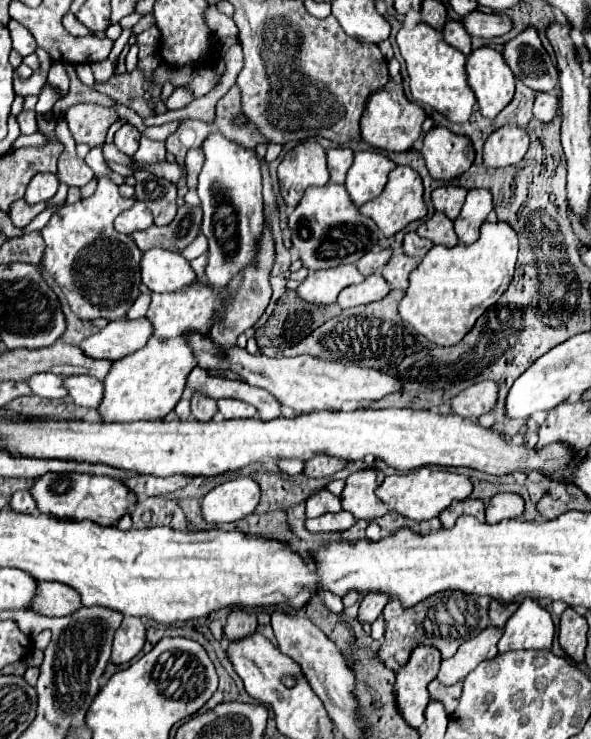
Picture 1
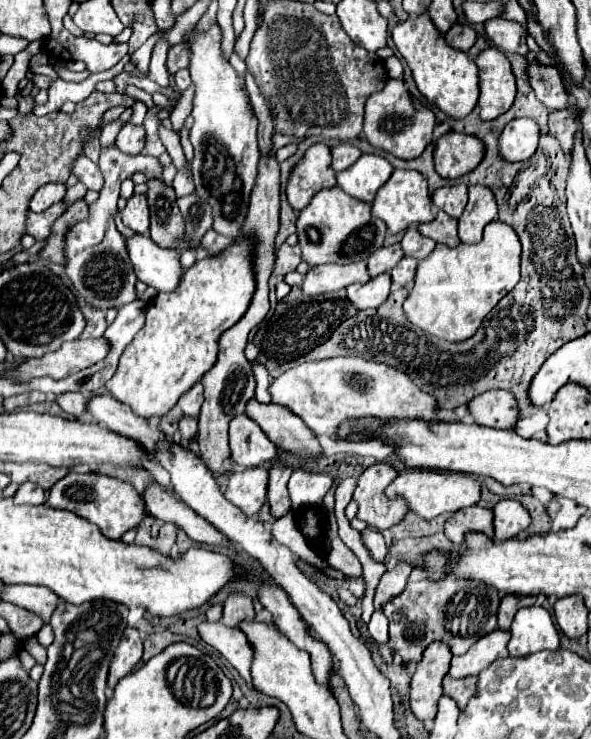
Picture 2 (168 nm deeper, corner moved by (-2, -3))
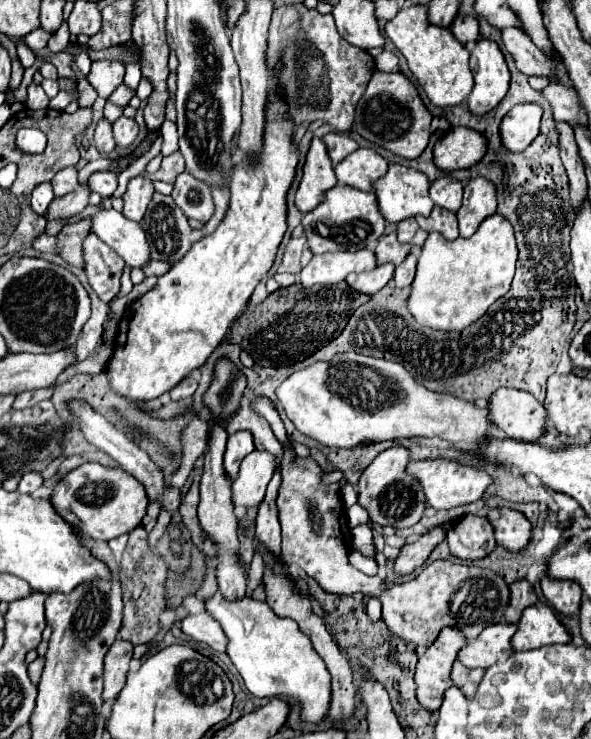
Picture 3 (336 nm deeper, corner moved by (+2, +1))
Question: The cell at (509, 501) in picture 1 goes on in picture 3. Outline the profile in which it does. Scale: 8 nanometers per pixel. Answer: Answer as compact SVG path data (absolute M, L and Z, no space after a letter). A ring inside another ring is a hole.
M503 506L503 508L491 508L487 518L495 530L495 540L499 546L513 552L525 548L531 536L531 524L523 512Z

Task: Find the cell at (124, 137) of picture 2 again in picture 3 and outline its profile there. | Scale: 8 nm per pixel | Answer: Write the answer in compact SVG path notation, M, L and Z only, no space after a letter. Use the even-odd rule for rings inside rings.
M121 116L115 124L113 124L113 136L119 148L129 148L139 134L139 124L133 118L125 118Z

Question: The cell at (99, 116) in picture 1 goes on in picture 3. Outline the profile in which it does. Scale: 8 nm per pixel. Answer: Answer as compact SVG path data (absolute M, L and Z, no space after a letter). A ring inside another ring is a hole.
M121 84L121 86L107 98L107 102L115 104L115 106L119 106L119 108L125 108L125 106L129 106L129 100L133 98L133 94L135 94L135 92L131 92L125 84Z

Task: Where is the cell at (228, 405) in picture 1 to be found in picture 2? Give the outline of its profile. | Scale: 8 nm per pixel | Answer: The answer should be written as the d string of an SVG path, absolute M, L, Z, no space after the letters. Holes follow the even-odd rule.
M237 416L229 424L229 446L231 458L235 464L243 468L263 466L265 462L277 456L275 444L267 438L267 434L259 428L259 424L251 422L249 416Z

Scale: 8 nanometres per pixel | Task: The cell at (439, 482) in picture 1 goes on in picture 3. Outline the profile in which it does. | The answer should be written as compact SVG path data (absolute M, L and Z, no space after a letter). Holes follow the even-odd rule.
M419 460L409 462L407 474L417 476L417 480L423 484L423 492L427 496L427 506L435 510L449 510L461 504L475 502L483 496L487 486L493 482L491 476L483 470L475 470L473 466L465 466L453 460Z

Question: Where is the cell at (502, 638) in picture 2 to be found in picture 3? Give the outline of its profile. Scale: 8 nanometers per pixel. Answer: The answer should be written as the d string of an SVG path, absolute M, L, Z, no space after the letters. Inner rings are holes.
M499 622L487 626L479 638L467 642L461 650L457 660L467 668L487 668L493 662L507 660L513 654L511 636L515 634L517 626Z

